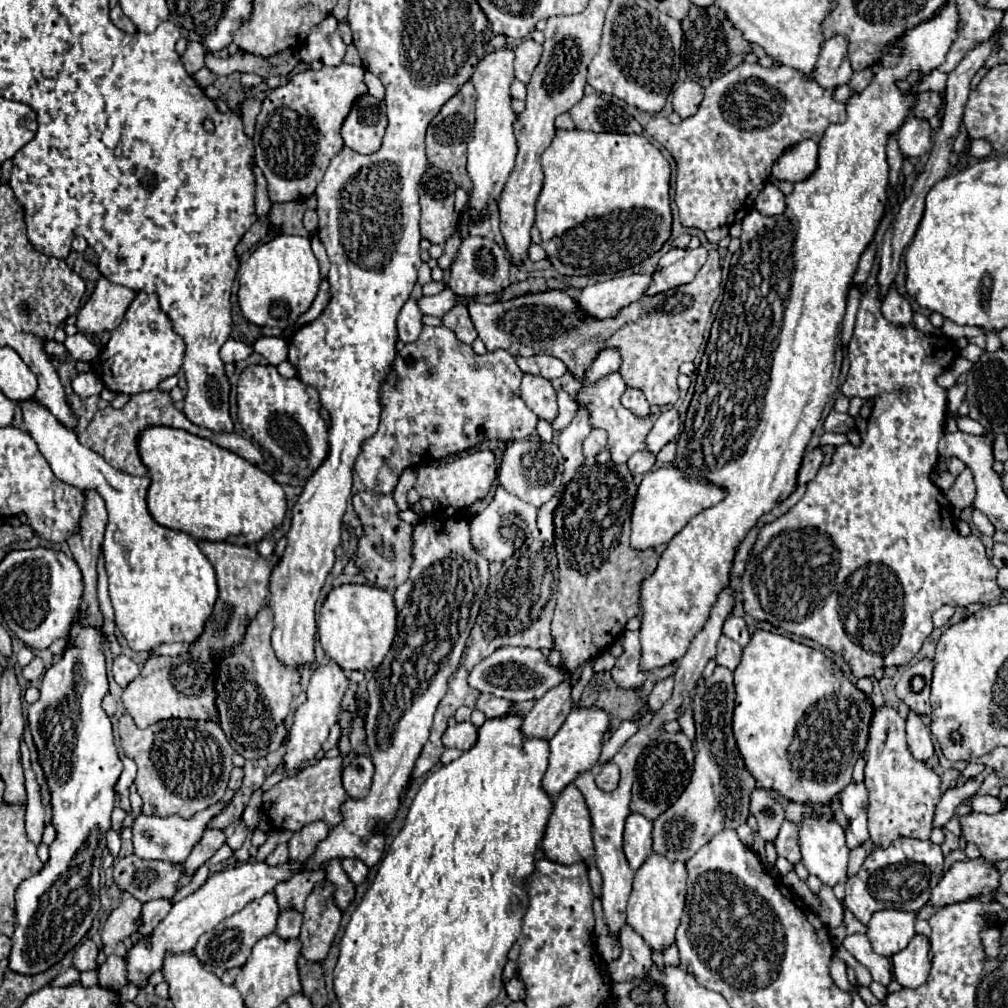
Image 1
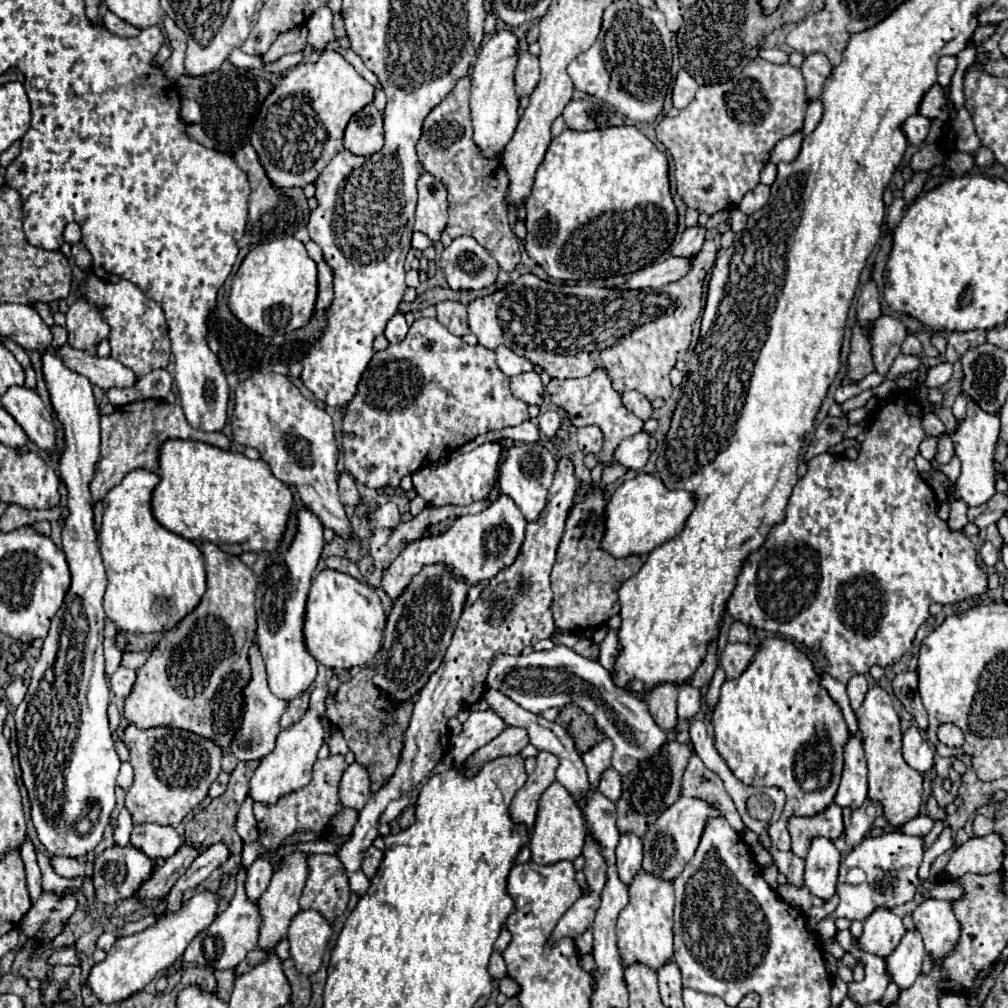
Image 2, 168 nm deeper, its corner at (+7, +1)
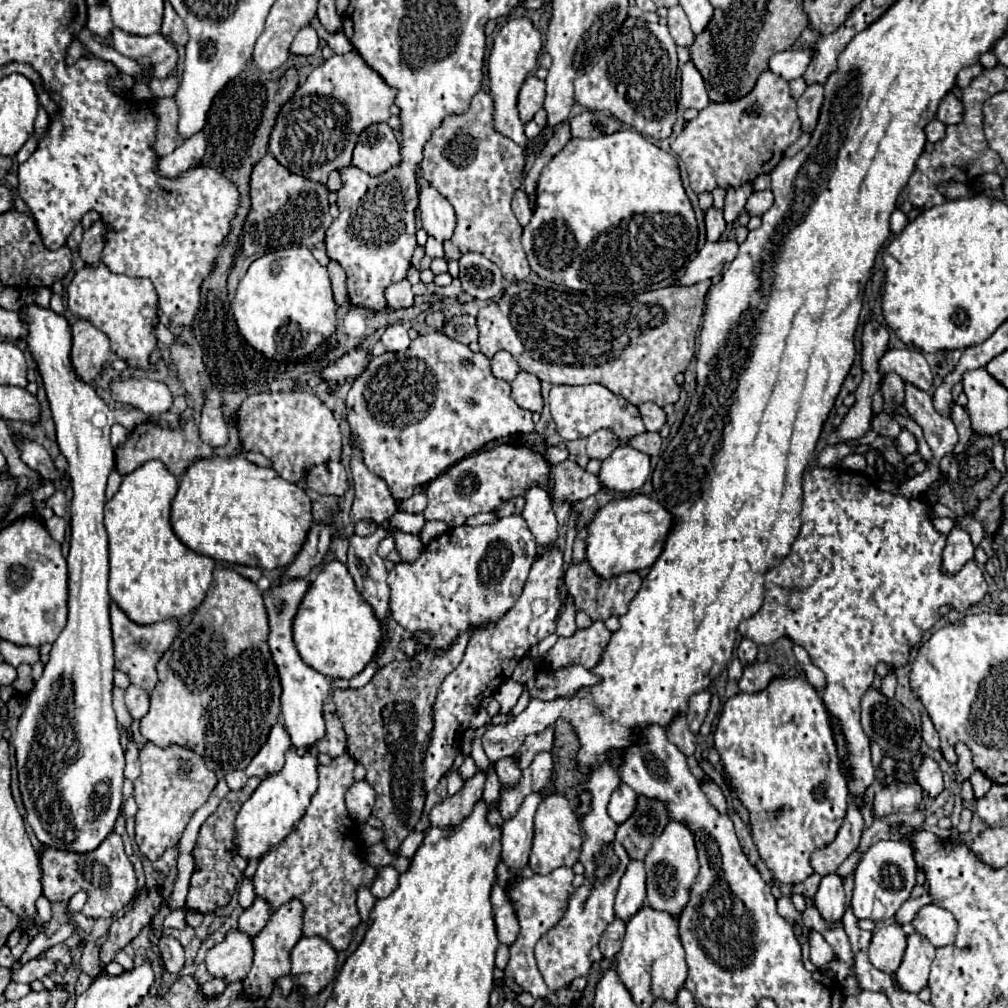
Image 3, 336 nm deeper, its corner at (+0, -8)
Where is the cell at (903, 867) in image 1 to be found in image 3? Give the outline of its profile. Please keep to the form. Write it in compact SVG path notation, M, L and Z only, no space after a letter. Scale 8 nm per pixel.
M877 841L863 855L859 867L855 869L855 887L851 907L859 919L873 919L875 923L893 919L897 909L909 899L911 889L915 887L917 865L913 859L911 845L903 841Z

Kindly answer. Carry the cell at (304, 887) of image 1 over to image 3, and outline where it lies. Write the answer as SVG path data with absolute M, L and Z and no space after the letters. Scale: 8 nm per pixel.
M297 899L289 901L287 905L279 907L271 915L269 923L253 939L253 967L247 973L247 977L243 979L243 993L247 993L247 997L267 999L271 995L271 985L275 985L281 977L289 975L289 969L291 969L289 955L301 937L301 913L303 913L301 901L297 901Z

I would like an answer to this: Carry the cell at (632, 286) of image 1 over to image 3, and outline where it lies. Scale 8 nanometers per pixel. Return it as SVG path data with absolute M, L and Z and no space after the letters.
M731 239L705 243L705 247L691 259L691 263L687 263L687 273L675 285L695 285L699 281L717 277L723 265L735 259L737 247L739 245Z

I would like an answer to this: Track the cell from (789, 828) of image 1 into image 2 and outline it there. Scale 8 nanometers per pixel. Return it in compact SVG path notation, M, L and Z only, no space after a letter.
M830 804L824 812L816 816L790 816L788 818L788 832L792 838L792 854L804 858L810 838L814 836L826 836L826 838L838 838L844 830L842 824L842 808L836 804Z

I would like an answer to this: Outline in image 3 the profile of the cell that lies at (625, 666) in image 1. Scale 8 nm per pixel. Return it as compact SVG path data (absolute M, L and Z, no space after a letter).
M603 763L599 769L593 771L593 775L587 781L577 785L577 791L589 789L593 793L591 811L581 819L585 839L583 839L579 861L585 867L585 883L581 887L577 887L573 891L573 895L569 897L567 909L565 909L563 917L559 919L559 923L555 927L551 927L535 945L537 967L551 991L557 991L557 989L569 985L575 977L589 973L589 967L591 967L589 951L593 945L599 943L603 931L615 919L615 913L613 913L615 893L617 893L619 881L631 861L627 857L627 851L623 849L623 845L615 839L617 823L607 815L609 797L619 787L619 783L621 783L621 779L619 779L617 771L611 765Z

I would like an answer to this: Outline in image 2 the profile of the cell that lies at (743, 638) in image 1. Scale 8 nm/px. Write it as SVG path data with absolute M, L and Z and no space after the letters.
M734 622L728 632L730 642L748 642L748 626L742 622Z

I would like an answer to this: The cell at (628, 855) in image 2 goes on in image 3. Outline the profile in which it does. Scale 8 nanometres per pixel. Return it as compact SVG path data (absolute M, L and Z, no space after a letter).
M631 861L617 891L615 917L621 921L629 921L643 905L645 905L645 865L643 861Z

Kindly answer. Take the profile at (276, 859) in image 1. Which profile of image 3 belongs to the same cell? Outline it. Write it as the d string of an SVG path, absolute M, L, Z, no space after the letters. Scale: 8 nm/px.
M255 899L253 907L243 911L243 915L239 917L237 929L247 933L249 937L255 937L255 933L259 933L259 929L263 929L267 921L269 921L269 903L265 903L263 899Z

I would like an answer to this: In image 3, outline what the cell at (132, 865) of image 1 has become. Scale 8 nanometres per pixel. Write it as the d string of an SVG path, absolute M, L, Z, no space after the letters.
M109 833L103 845L91 853L67 853L61 849L43 847L41 851L41 869L43 869L43 895L49 901L67 901L77 891L87 893L87 903L83 905L83 915L91 919L113 917L125 909L137 891L137 879L131 861L123 851L121 835Z

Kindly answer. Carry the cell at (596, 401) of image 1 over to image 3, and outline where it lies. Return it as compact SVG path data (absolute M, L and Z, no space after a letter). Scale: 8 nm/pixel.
M553 385L549 393L549 407L551 407L553 421L557 425L557 431L565 441L589 437L591 431L597 431L603 427L609 427L619 439L629 439L633 435L645 433L645 425L639 417L639 409L631 405L627 399L623 399L621 395L611 393L603 385L583 385L583 387Z

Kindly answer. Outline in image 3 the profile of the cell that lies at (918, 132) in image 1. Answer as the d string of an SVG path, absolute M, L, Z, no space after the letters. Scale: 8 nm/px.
M933 119L927 127L925 127L925 133L927 133L927 141L931 143L937 143L945 137L945 125L939 121L939 119Z

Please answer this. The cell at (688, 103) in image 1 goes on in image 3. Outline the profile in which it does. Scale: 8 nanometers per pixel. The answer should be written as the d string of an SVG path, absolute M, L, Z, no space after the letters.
M687 61L681 71L681 103L685 107L693 107L699 111L709 105L705 81L703 81L699 69L695 69L695 65L691 65L691 61Z

